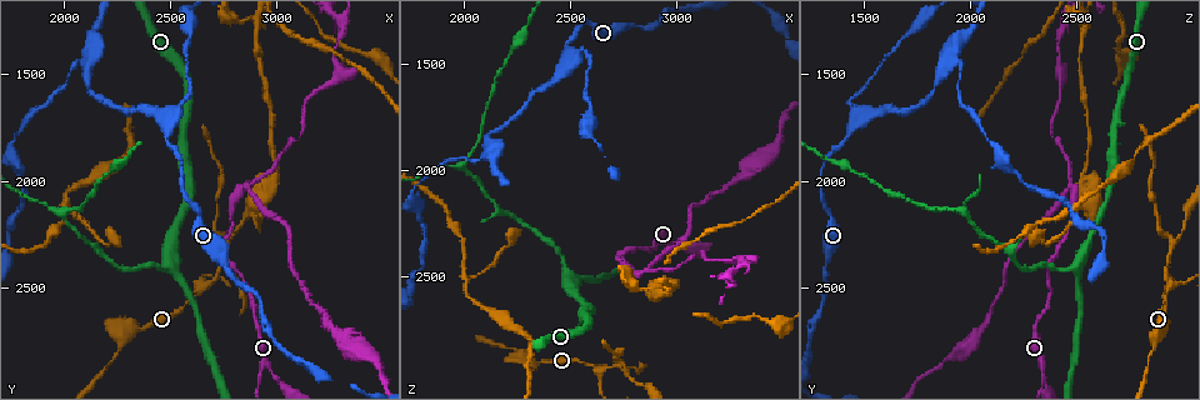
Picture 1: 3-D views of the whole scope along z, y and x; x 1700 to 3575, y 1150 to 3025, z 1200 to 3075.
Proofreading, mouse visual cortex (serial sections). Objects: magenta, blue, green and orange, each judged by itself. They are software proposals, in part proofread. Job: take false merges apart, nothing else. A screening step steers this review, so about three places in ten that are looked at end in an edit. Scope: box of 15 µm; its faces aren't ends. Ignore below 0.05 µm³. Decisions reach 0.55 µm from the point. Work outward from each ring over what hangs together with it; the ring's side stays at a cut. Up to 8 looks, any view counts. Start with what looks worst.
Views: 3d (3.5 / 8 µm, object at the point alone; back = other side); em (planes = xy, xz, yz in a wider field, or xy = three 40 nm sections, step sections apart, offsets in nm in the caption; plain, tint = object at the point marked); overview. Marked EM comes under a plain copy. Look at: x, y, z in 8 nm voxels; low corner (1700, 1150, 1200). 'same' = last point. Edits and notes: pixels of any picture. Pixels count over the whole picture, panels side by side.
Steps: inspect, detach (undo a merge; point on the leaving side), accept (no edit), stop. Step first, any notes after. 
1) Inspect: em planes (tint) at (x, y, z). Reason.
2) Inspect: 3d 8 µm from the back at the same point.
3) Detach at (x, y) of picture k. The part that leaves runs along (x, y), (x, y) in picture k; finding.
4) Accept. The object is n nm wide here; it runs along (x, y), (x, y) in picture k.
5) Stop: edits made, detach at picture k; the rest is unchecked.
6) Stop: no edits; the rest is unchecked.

Inspect: 3d 3.5 µm at (2640, 2500, 2920). A narrow waist.

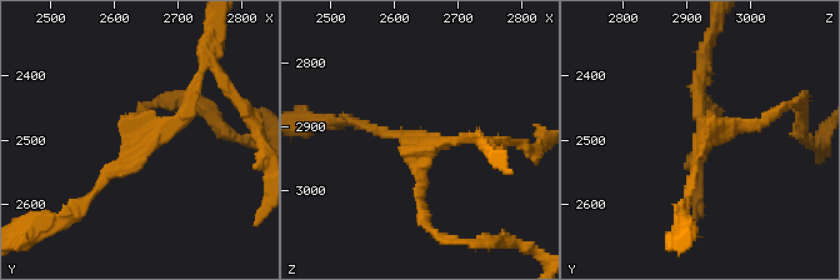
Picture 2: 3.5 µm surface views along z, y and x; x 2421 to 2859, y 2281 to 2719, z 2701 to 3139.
Detach at (426, 218) of picture 2. 3 arms meet here; the arms are 150, 150, 150 nm wide; the part that leaves runs along (419, 164), (423, 221), (441, 238), (458, 238) in picture 2; two cells meet here.

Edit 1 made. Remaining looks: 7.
Inspect: overview.

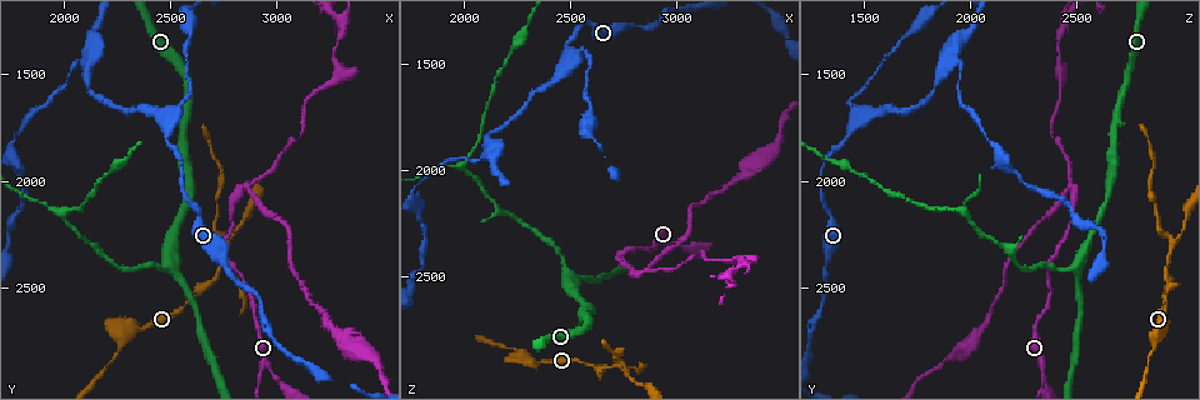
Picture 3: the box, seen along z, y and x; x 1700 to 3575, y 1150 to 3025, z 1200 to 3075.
Inspect: 3d 3.5 µm from the back at (2560, 1630, 1420). Sharp bend.

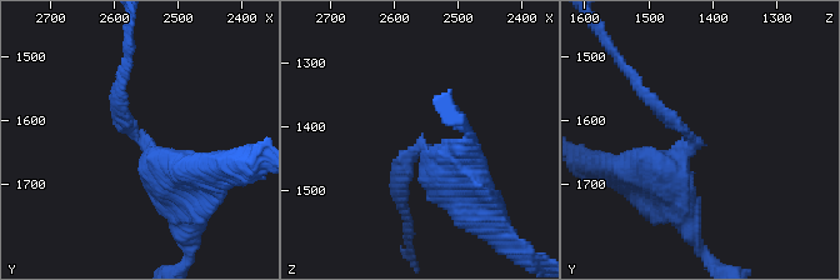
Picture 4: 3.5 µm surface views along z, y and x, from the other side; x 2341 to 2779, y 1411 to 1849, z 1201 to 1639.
Inspect: em xy step 3 (tint) at (2555, 1630, 1430). The arms are 150, 350 nm wide; shape alone is not enough.

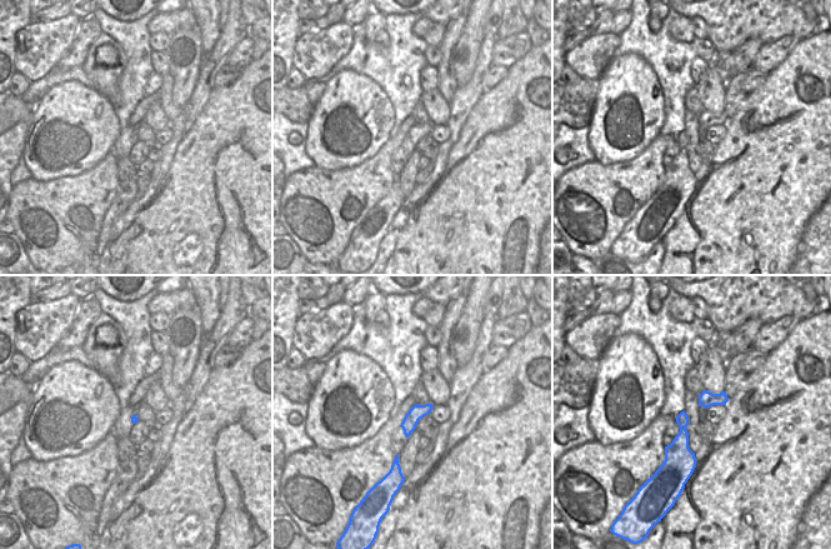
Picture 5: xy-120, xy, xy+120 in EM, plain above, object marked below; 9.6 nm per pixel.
Accept. The object is 150 nm wide here; it runs along (181, 199), (128, 126), (120, 88) in picture 4; continuous, no second cell.

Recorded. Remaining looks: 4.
Inspect: em xy step 3 (tint) at (2110, 1440, 1890). Sharp bend.

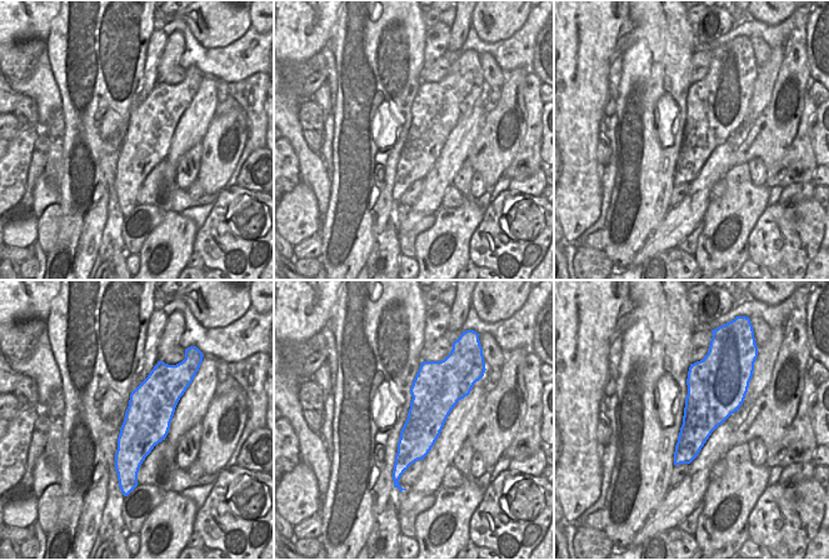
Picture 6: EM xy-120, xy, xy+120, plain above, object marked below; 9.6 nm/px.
Inspect: 3d 3.5 µm at the same point.

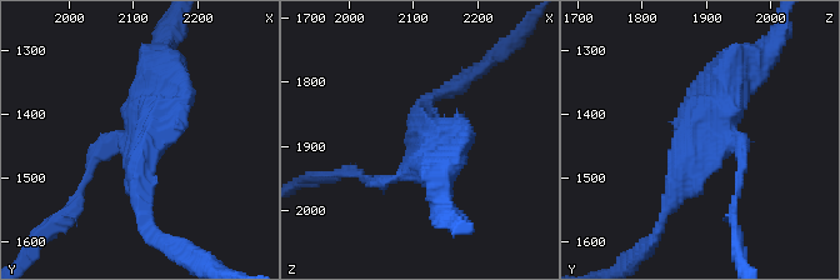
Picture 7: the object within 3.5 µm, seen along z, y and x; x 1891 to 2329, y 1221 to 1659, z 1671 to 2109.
Accept. It runs along (424, 103), (424, 154), (394, 180), (370, 183) in picture 7; continuous, no second cell.

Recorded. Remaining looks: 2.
Inspect: 3d 3.5 µm from the back at (2500, 2400, 2490).

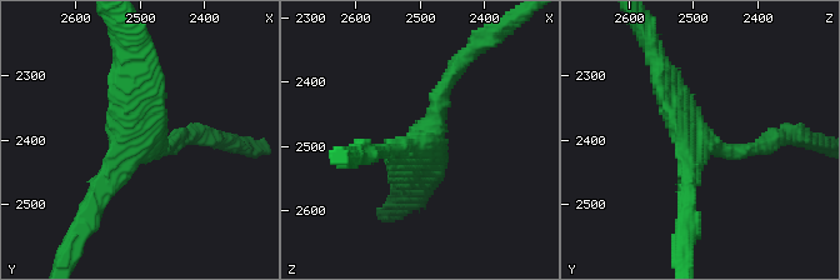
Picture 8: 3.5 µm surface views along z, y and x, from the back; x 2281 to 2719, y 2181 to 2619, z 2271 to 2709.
Inspect: em xy step 2 (tint) at (2490, 2400, 2495). Need the tissue.

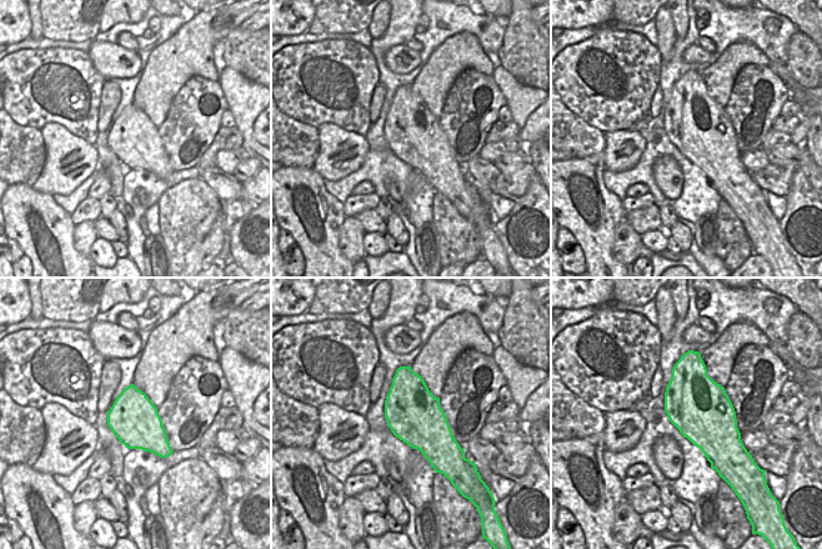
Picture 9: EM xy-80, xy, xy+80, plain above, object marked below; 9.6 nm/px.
Accept. It runs along (660, 68), (701, 144), (743, 151), (769, 140) in picture 8; one cell here.

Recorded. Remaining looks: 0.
Stop: edits made, detach at picture 2; the rest is unchecked.

